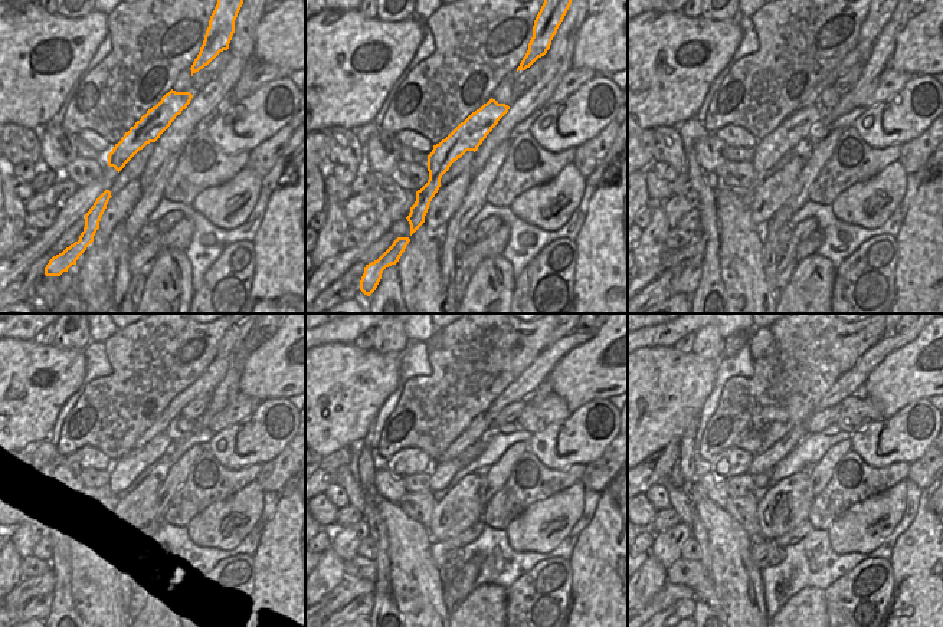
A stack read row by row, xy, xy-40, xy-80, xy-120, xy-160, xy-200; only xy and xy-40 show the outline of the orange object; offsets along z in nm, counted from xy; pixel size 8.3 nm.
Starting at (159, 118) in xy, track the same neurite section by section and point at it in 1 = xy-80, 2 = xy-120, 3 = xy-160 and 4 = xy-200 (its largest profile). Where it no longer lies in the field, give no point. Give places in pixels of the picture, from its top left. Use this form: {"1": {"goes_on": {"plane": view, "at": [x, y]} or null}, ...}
{"1": {"goes_on": {"plane": "xy-80", "at": [793, 133]}}, "2": {"goes_on": {"plane": "xy-120", "at": [124, 472]}}, "3": {"goes_on": {"plane": "xy-160", "at": [441, 475]}}, "4": {"goes_on": {"plane": "xy-200", "at": [762, 479]}}}

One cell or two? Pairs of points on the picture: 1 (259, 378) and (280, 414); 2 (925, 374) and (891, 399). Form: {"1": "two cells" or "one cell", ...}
{"1": "two cells", "2": "one cell"}

